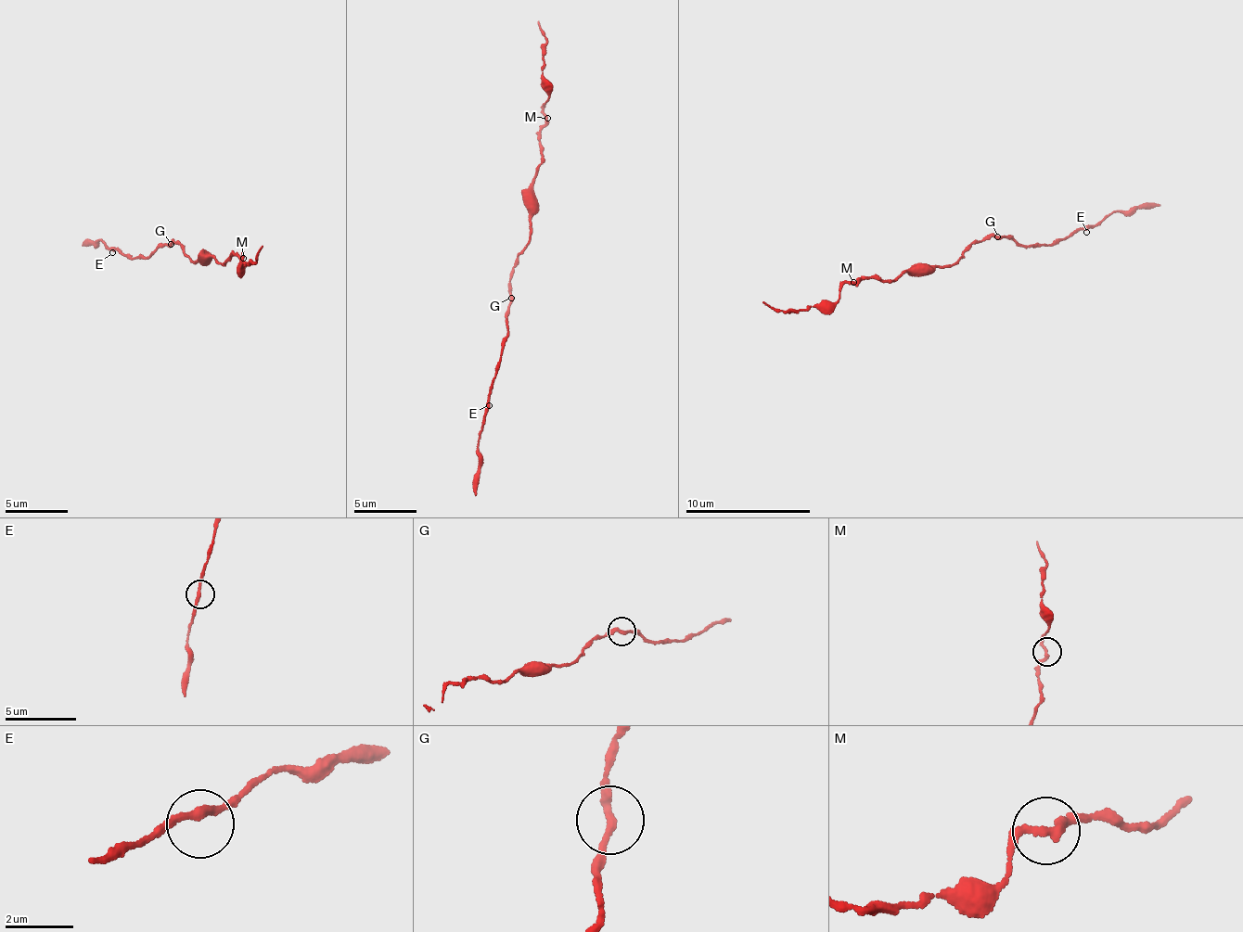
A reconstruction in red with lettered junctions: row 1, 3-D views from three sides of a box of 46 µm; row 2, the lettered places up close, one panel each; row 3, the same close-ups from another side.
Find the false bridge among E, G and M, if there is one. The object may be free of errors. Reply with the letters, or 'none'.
none

